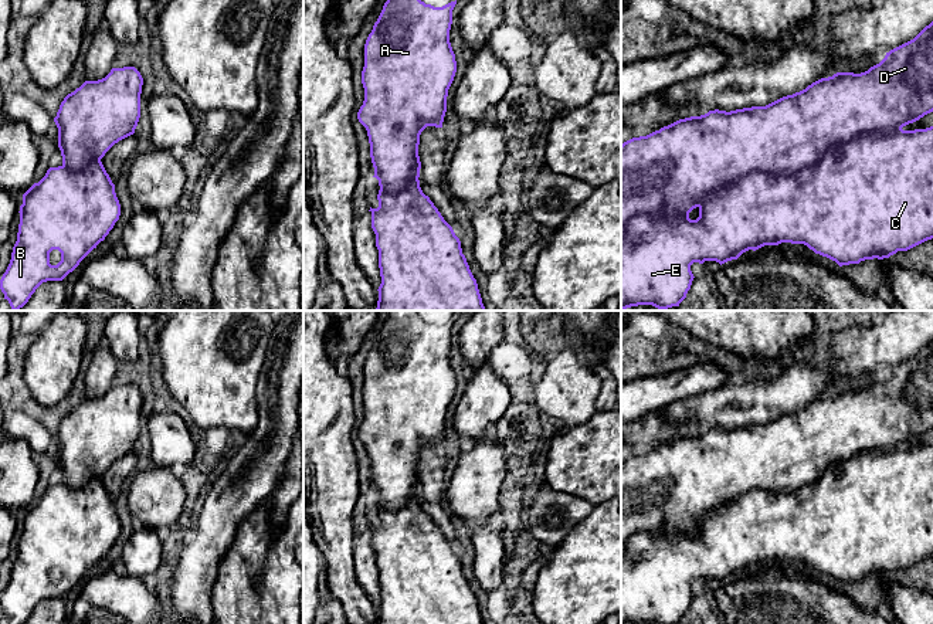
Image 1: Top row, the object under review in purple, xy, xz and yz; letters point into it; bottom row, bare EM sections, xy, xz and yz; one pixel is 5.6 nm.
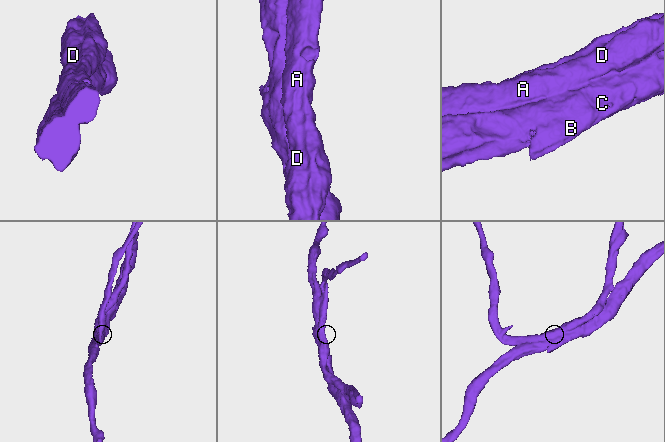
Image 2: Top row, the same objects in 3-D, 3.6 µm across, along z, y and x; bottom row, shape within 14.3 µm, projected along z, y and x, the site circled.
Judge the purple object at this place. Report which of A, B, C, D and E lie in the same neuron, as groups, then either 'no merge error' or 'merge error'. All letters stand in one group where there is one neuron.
A D / B C E | merge error

